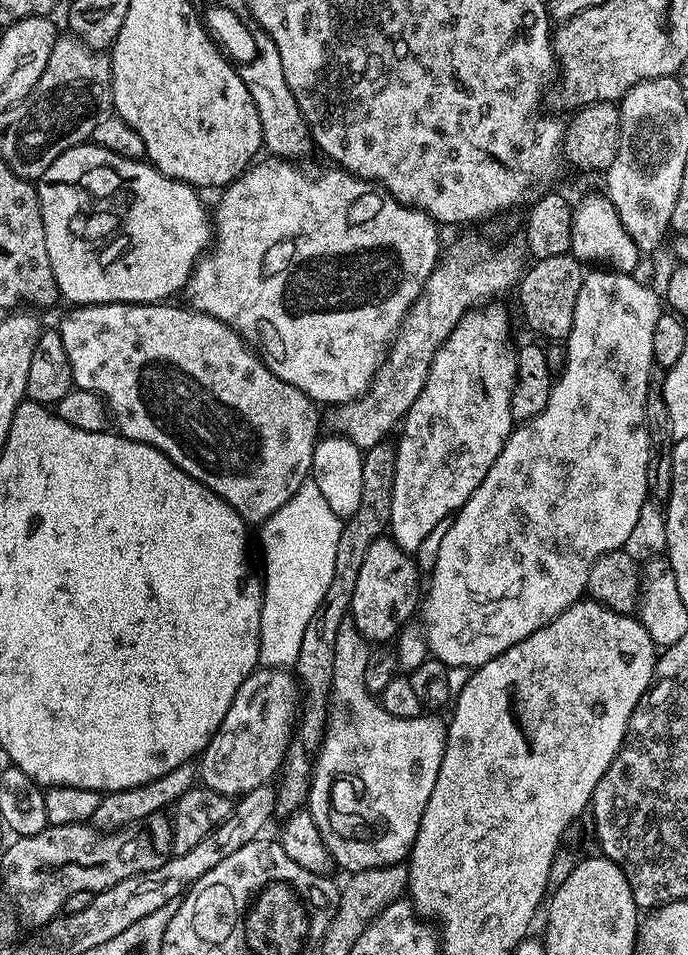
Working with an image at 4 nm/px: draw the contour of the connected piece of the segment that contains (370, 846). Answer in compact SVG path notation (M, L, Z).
M345 622L342 626L338 626L338 634L334 638L334 678L328 702L328 725L324 731L322 746L314 756L312 785L308 791L306 805L306 811L314 820L314 826L318 826L318 834L322 834L322 842L326 842L326 850L330 850L335 867L345 868L345 873L348 874L407 861L412 850L412 843L416 841L422 814L426 810L426 802L430 802L430 790L434 790L434 782L438 782L438 766L442 766L444 743L448 737L445 721L436 717L439 715L424 714L415 720L399 720L394 718L394 714L386 714L386 710L379 704L377 697L369 693L366 688L365 671L369 651L369 641L364 639L364 635L356 629L355 625Z

